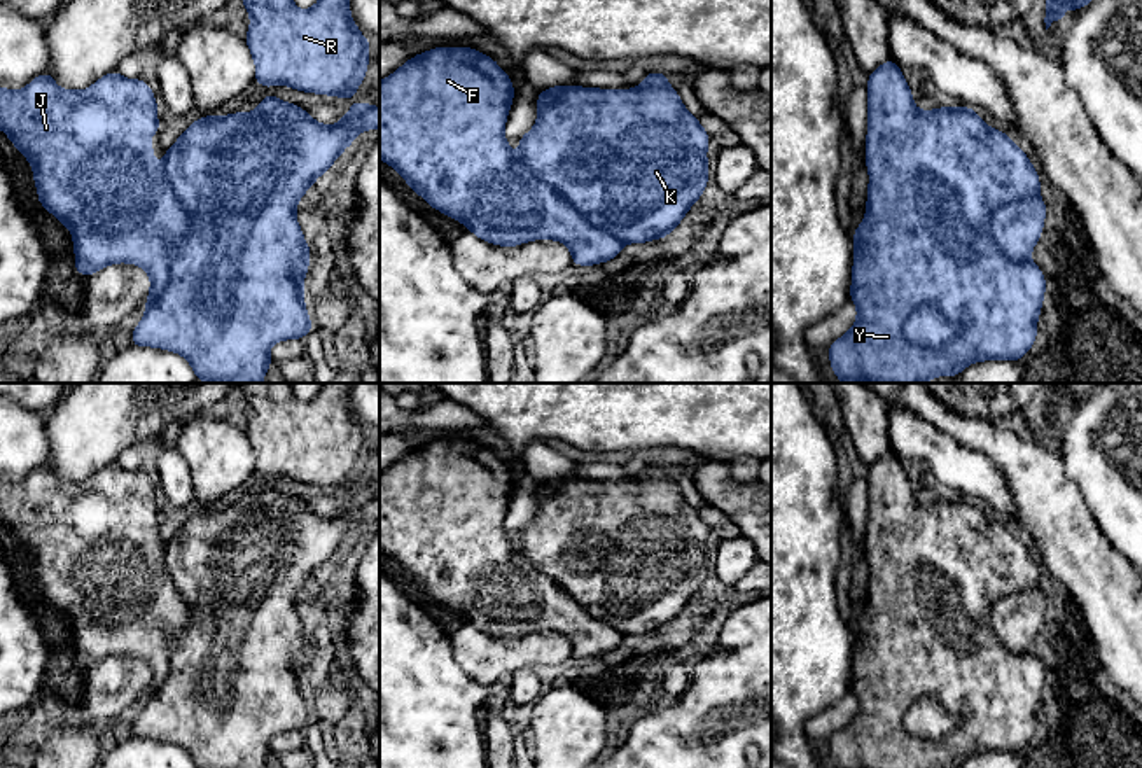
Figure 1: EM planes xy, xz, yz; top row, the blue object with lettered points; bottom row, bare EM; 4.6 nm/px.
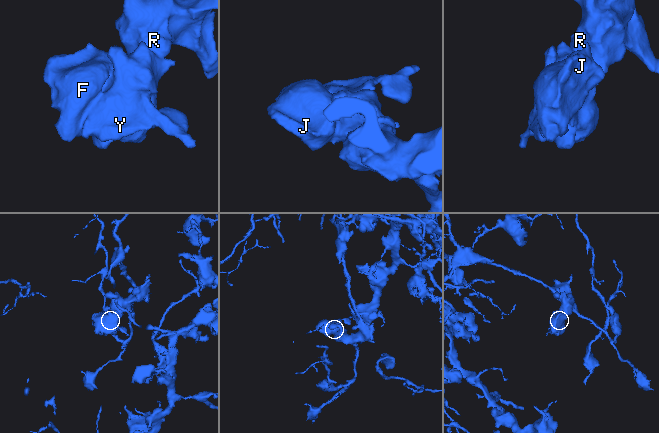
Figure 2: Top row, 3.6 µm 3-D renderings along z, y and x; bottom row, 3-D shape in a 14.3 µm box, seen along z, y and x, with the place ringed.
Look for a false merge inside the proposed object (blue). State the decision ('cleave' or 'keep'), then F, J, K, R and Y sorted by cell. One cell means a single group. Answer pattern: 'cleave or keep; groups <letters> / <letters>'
keep; groups F J K R Y

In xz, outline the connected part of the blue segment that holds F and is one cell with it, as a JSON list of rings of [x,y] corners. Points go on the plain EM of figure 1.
[[[434,439],[413,448],[380,474],[380,551],[399,563],[404,574],[432,600],[460,612],[469,623],[488,635],[516,639],[532,632],[556,632],[570,640],[572,654],[577,658],[607,654],[621,646],[624,635],[644,635],[670,628],[672,621],[682,614],[708,576],[707,541],[710,527],[698,514],[698,509],[687,504],[679,485],[666,474],[666,469],[661,464],[647,465],[642,476],[633,481],[598,481],[572,476],[539,483],[537,516],[518,532],[519,546],[514,548],[504,528],[504,518],[514,490],[511,469],[495,451],[472,439]]]

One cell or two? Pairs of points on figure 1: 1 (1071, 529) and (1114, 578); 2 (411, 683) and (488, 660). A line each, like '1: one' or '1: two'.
1: one
2: two

